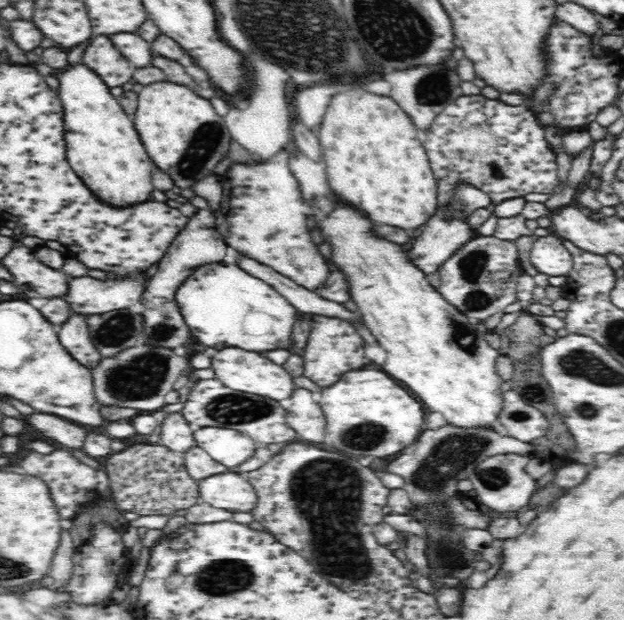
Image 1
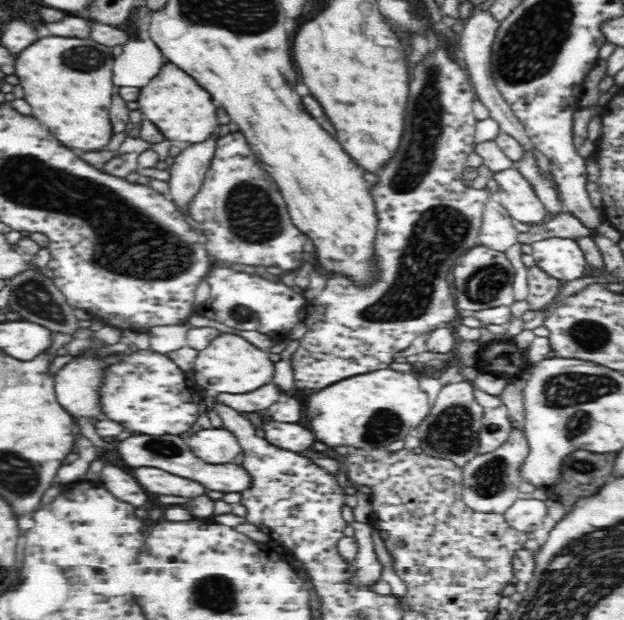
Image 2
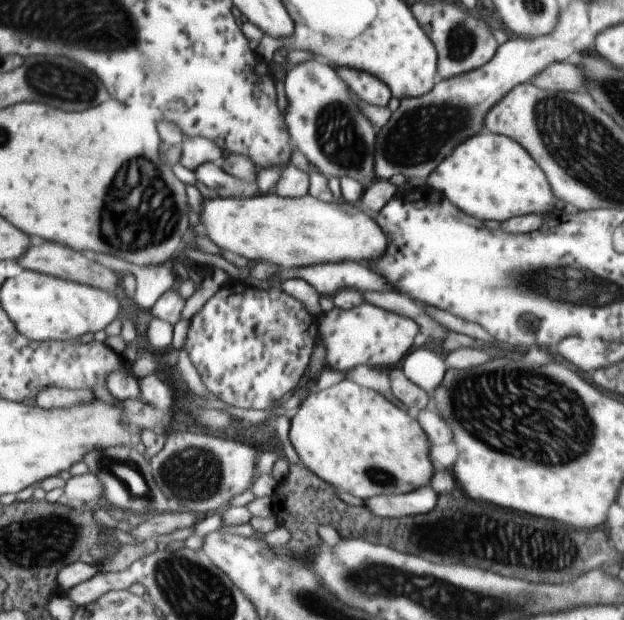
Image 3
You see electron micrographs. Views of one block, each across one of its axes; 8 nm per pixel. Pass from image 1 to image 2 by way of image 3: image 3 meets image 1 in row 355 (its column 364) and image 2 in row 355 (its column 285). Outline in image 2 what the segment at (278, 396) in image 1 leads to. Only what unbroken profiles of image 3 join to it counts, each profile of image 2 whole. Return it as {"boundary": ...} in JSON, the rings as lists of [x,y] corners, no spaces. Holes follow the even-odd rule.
{"boundary":[[[220,333],[207,348],[196,352],[190,362],[196,362],[193,364],[194,380],[204,390],[230,392],[230,394],[246,394],[258,390],[260,386],[270,382],[275,370],[274,361],[268,358],[266,350],[260,350],[243,337],[229,333]]]}

